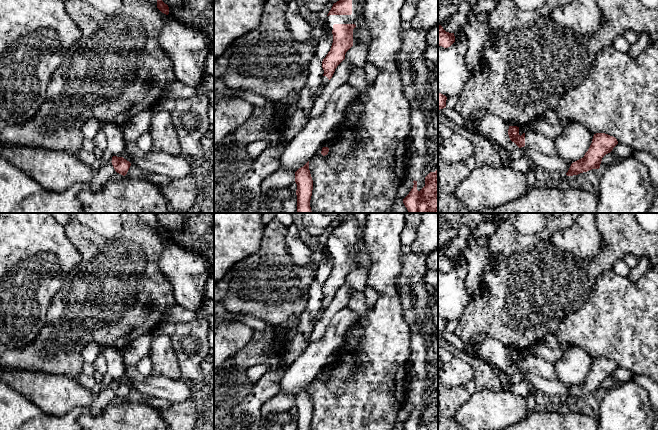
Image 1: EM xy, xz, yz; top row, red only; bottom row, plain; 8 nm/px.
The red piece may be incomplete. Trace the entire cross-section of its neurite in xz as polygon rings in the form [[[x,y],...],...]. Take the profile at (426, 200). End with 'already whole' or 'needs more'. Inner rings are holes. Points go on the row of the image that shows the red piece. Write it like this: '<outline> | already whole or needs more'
[[[402,30],[402,47],[395,55],[397,68],[400,72],[404,94],[411,104],[411,130],[408,138],[408,154],[405,161],[406,178],[413,180],[413,188],[403,199],[408,213],[438,213],[438,104],[429,93],[431,83],[429,80],[430,64],[425,59],[427,48],[426,35],[421,31]]] | needs more

